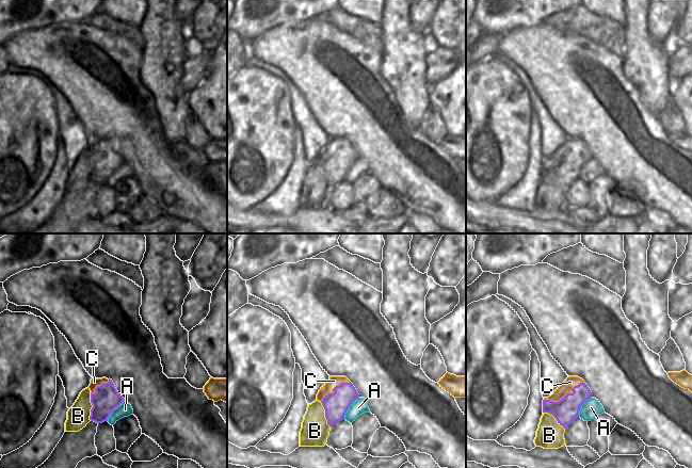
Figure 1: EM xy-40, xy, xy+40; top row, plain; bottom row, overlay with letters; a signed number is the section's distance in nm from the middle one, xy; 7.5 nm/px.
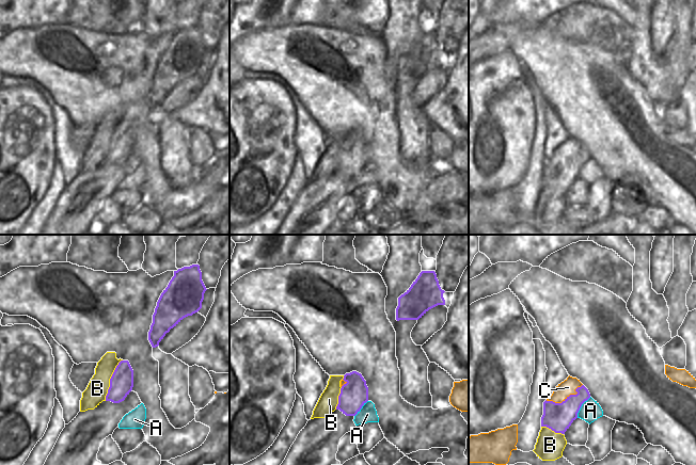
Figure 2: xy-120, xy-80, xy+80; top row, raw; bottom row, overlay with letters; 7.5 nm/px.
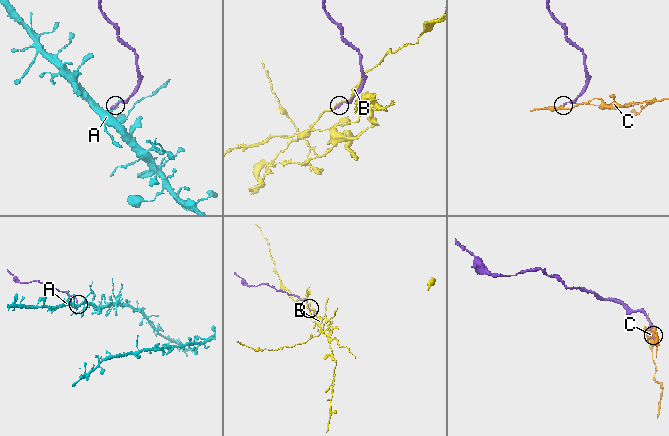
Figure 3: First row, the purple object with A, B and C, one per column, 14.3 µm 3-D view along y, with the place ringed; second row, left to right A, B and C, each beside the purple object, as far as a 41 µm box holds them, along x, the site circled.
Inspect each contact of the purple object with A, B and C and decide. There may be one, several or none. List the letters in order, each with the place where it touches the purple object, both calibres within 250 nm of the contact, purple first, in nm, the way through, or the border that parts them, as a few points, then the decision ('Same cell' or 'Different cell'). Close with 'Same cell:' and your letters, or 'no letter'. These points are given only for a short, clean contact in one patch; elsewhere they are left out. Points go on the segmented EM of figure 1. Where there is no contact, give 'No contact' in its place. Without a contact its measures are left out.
A: Touches purple at xy (349, 406). Thickness 180 nm (purple) against 120 nm. Different cell
B: Touches purple at xy-40 (92, 407). Thickness 200 nm (purple) against 180 nm. Different cell
C: Touches purple at xy+40 (564, 396). Thickness 180 nm (purple) against 90 nm. Different cell
Same cell: no letter

